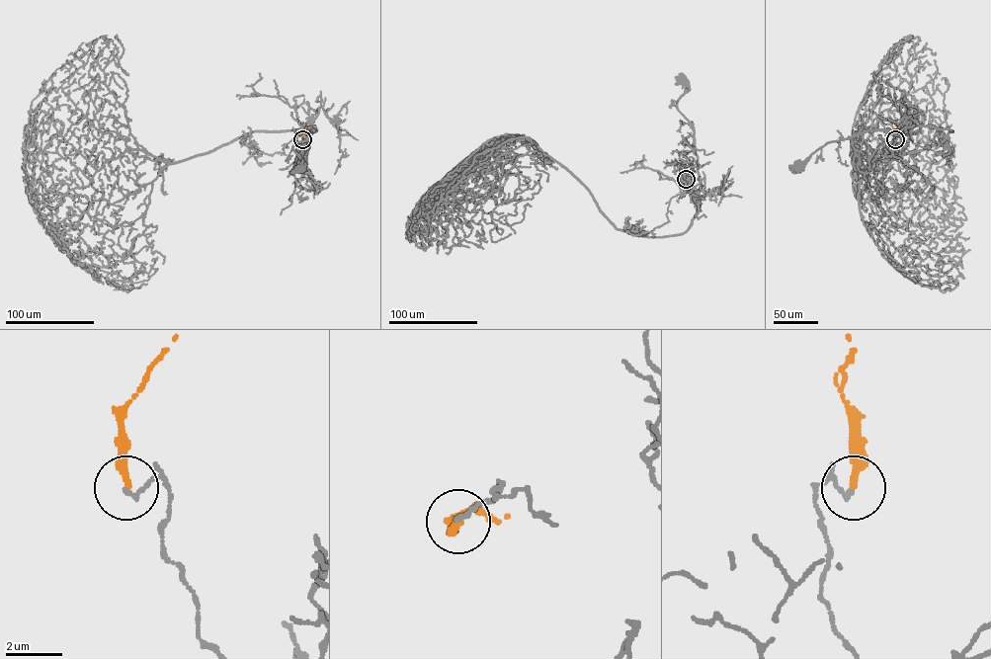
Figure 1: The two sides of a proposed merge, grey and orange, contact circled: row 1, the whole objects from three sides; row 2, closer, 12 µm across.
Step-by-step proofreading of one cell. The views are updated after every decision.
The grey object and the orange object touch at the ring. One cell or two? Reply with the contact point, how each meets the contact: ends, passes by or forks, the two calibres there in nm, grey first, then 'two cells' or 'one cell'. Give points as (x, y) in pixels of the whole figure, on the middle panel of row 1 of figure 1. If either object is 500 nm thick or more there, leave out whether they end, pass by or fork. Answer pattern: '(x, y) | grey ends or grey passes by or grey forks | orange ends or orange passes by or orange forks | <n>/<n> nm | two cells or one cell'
(686, 179) | grey ends | orange ends | 160/260 nm | two cells

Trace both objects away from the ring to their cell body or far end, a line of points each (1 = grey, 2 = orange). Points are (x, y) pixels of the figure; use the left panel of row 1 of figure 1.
1: (302, 139), (307, 146), (314, 131), (310, 131), (308, 139), (292, 145), (303, 162), (299, 169)
2: (302, 139), (307, 126)

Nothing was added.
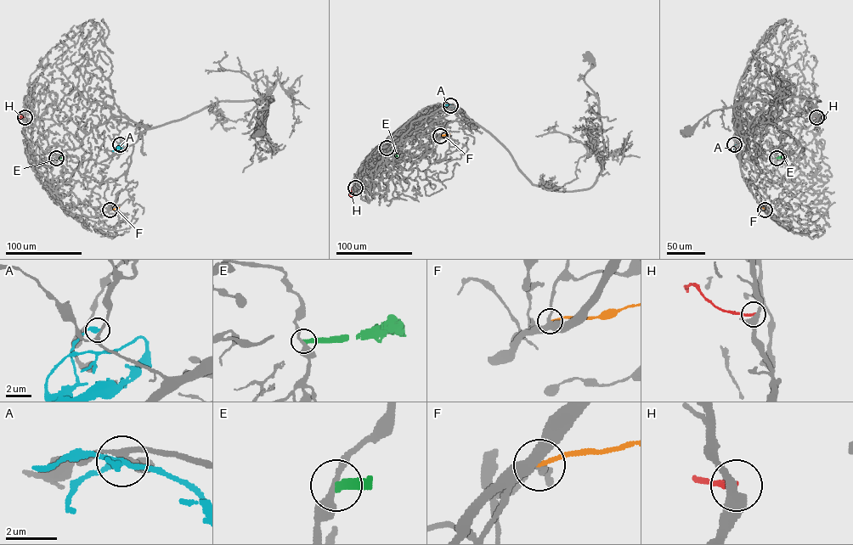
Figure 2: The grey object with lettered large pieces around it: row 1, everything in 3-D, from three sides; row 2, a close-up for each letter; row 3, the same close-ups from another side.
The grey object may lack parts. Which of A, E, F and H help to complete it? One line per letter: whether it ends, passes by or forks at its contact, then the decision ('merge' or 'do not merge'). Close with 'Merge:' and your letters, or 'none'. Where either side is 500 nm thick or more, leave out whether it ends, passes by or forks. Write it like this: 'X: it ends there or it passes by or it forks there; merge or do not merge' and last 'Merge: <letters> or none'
A: it ends there; do not merge
E: it ends there; do not merge
F: it ends there; do not merge
H: it ends there; do not merge
Merge: none

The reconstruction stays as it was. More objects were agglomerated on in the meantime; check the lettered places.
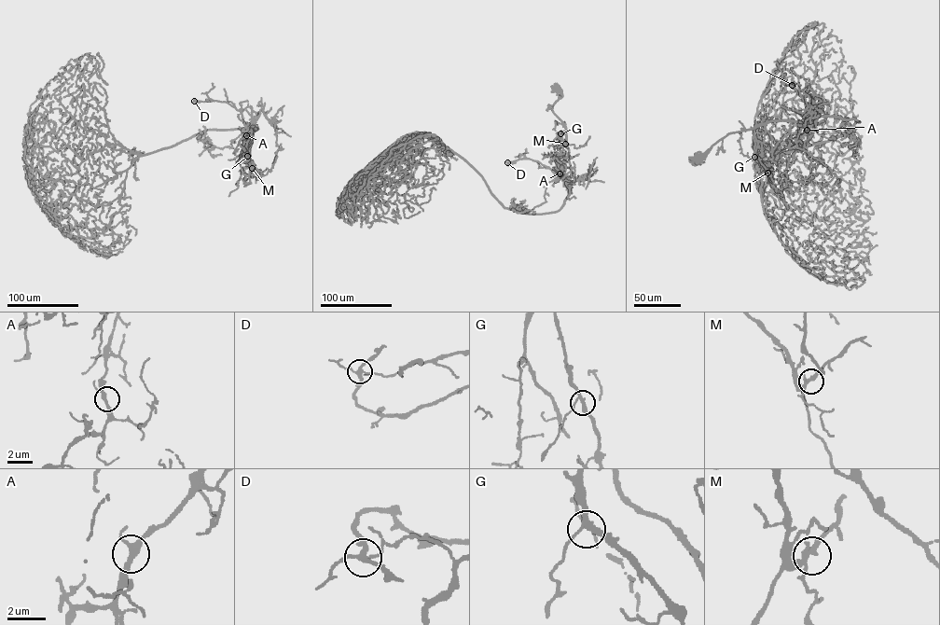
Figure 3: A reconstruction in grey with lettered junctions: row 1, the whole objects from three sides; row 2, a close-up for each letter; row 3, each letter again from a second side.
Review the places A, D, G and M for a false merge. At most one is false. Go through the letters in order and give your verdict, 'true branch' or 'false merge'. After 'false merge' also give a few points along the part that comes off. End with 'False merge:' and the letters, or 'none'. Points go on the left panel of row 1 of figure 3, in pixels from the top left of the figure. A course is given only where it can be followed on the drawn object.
A: true branch
D: false merge
G: true branch
M: true branch
False merge: D

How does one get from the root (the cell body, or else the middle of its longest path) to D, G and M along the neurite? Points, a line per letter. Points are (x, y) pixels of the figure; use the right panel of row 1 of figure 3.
D: (697, 160), (729, 133), (774, 120), (815, 118), (808, 115), (805, 100), (794, 87), (787, 84), (792, 85)
G: (697, 160), (729, 133), (753, 127), (754, 157)
M: (697, 160), (729, 133), (753, 127), (754, 156), (767, 173)

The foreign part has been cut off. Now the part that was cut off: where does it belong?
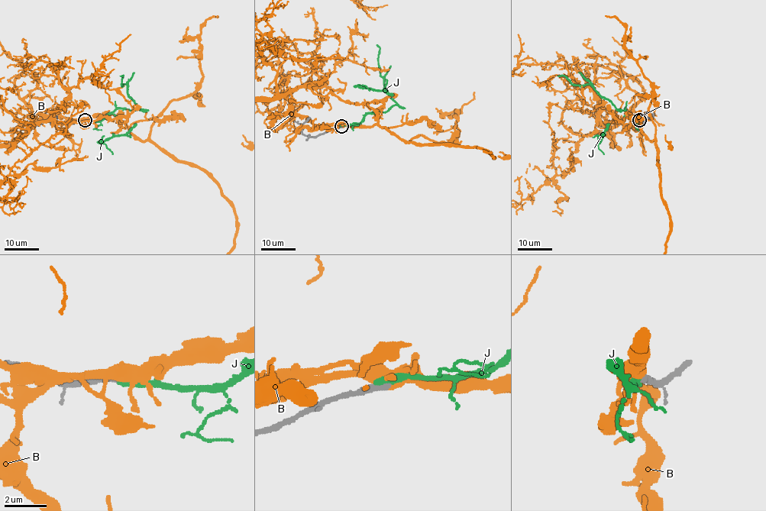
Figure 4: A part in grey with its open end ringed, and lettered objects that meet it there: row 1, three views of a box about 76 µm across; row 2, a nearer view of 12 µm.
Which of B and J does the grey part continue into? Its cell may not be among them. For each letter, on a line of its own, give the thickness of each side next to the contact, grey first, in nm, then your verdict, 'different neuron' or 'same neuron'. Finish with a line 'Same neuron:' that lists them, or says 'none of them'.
B: calibres 360 and 500 nm; different neuron
J: calibres 360 and 400 nm; same neuron
Same neuron: J

